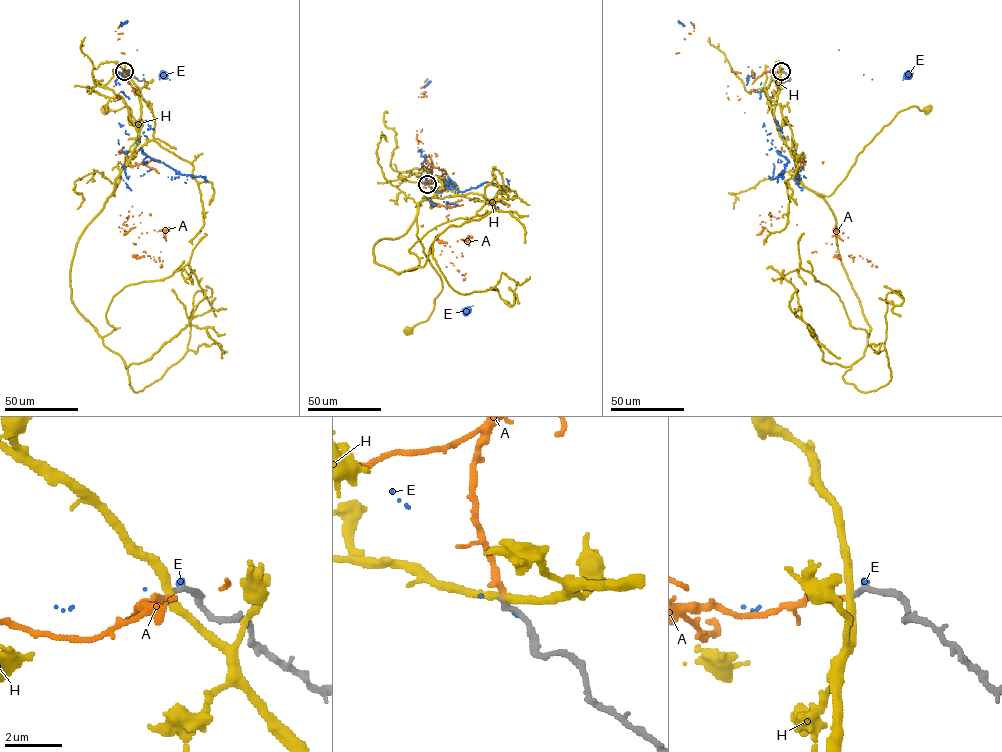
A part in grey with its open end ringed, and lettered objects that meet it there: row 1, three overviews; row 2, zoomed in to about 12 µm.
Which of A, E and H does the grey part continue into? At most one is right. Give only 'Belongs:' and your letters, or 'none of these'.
Belongs: A

